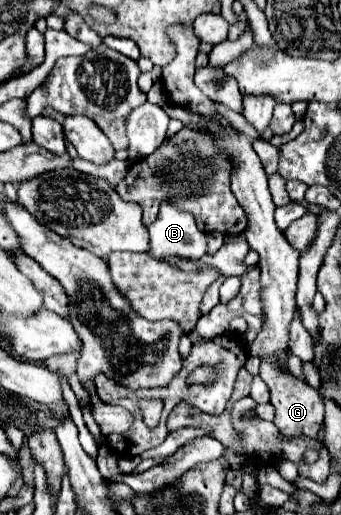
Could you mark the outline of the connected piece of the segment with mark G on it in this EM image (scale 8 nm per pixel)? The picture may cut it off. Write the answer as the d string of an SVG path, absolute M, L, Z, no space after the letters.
M261 361L259 376L270 389L272 405L275 409L274 423L280 432L286 437L304 435L308 439L316 439L318 427L324 419L324 401L322 401L320 393L316 389L312 389L308 383L304 383L304 381L296 379L294 375L290 375L288 371L276 369L276 365L268 363L268 361Z

